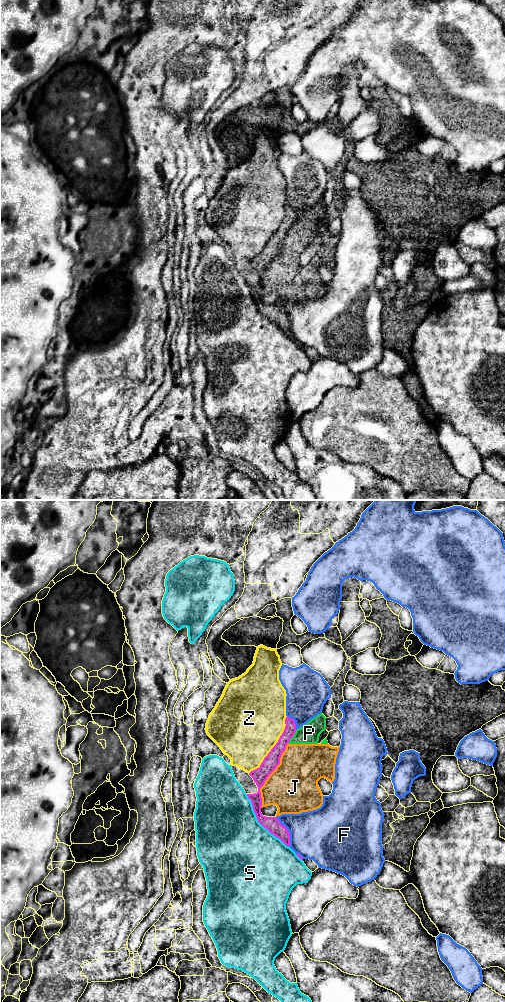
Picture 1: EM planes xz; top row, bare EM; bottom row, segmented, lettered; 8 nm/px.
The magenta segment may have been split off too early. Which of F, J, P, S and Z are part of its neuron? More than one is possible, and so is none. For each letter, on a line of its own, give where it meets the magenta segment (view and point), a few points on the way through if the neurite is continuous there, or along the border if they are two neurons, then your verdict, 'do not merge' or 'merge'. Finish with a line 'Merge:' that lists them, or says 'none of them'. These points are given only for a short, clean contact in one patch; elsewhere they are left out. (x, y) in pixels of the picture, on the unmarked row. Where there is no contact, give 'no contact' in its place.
F: contact xz (288, 320); do not merge
J: contact xz (269, 262); do not merge
P: contact xz (292, 224); border xz (296, 218), (287, 231); do not merge
S: contact xz (260, 311); do not merge
Z: contact xz (274, 234); do not merge
Merge: none of them

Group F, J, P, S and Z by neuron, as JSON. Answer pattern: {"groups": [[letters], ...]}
{"groups": [["F"], ["J", "P"], ["S"], ["Z"]]}

